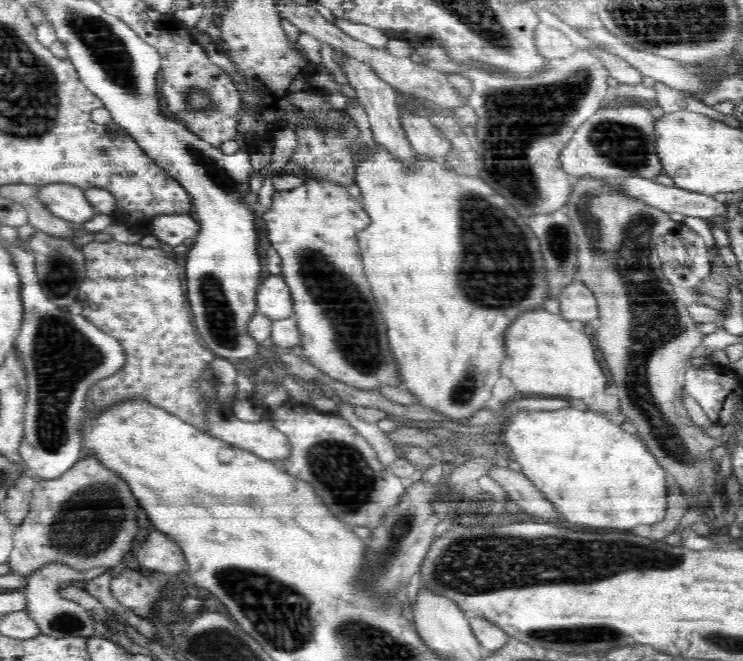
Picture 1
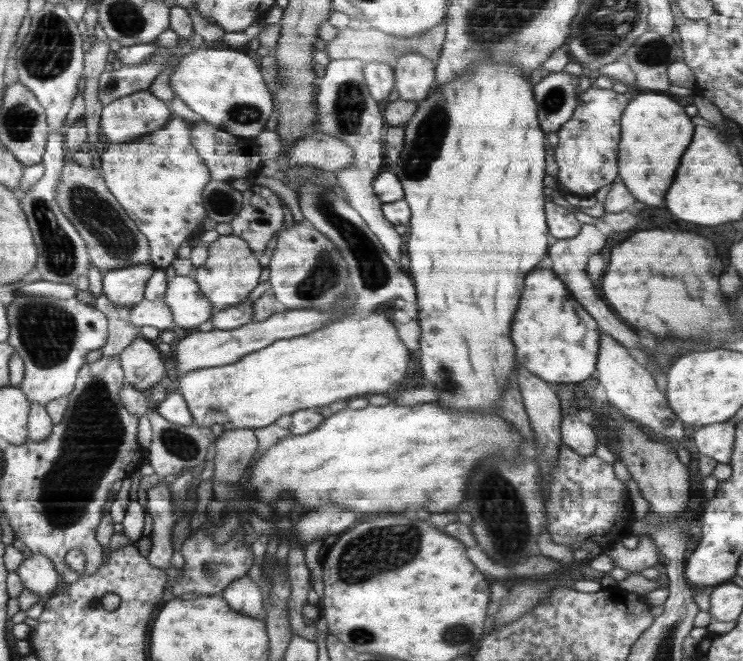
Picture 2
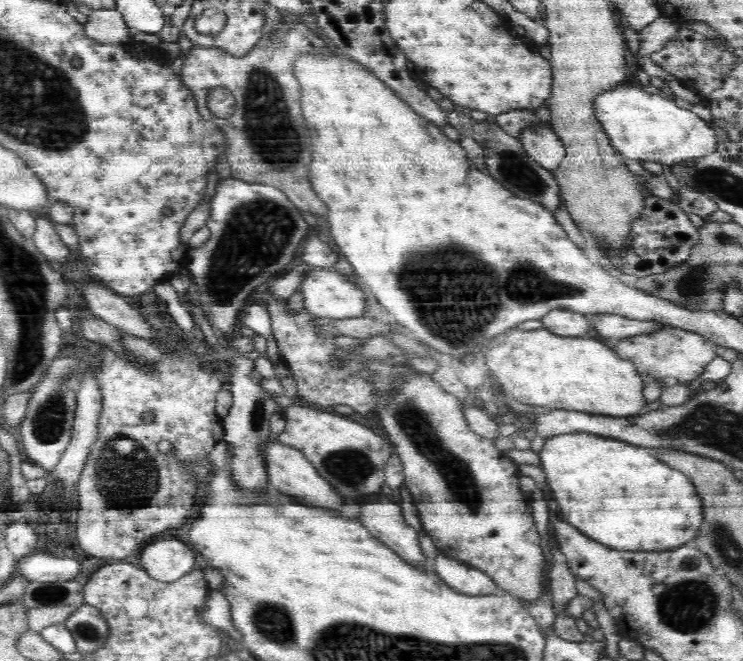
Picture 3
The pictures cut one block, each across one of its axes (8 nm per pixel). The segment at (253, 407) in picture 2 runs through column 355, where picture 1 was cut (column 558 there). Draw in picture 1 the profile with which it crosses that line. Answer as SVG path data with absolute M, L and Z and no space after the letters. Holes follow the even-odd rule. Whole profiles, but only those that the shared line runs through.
M530 310L516 318L516 326L506 334L506 360L500 372L508 376L518 392L540 394L540 396L566 396L582 400L582 406L589 408L606 420L621 425L626 420L622 414L619 397L604 394L608 380L596 360L596 350L592 340L578 332L561 315L550 314L546 310Z

